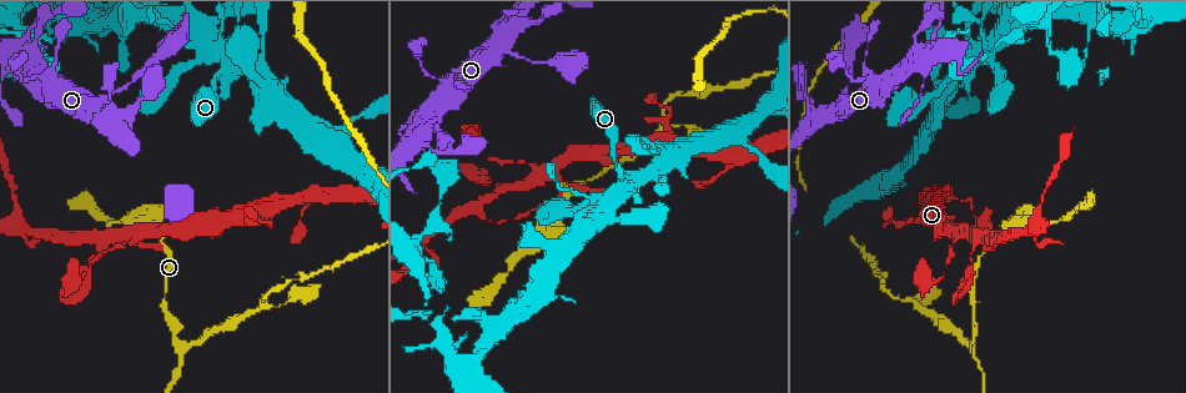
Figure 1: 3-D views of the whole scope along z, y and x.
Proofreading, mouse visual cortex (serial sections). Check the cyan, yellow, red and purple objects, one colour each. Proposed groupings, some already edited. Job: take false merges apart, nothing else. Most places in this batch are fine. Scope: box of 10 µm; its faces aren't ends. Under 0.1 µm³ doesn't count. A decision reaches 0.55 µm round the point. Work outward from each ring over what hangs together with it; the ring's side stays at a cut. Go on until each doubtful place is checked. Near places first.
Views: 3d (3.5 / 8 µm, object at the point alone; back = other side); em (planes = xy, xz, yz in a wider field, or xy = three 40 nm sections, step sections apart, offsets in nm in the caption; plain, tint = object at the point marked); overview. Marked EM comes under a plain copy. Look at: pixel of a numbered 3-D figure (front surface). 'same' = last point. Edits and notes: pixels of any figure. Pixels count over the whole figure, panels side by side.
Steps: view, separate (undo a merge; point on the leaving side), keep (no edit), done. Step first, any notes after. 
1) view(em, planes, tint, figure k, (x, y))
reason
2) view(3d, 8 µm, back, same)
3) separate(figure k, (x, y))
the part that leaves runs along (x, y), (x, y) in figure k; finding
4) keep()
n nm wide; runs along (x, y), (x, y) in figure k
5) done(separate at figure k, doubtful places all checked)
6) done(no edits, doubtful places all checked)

view(3d, 3.5 µm, figure 1, (974, 345))
three arms meet

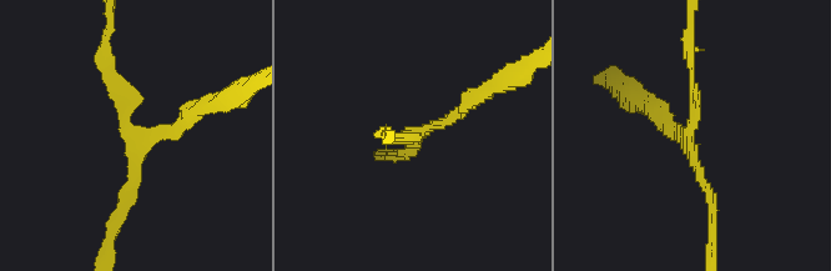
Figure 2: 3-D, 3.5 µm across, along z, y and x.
view(em, xy, step 1, tint, figure 2, (136, 135))
3 arms; arms of 100, 150, 150 nm; shape alone is not enough

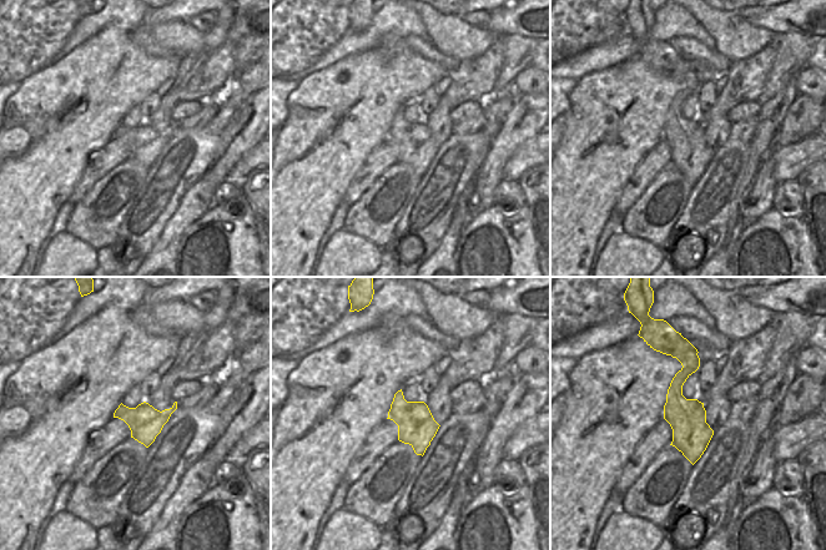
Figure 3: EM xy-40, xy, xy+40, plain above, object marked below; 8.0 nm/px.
keep()
300 nm wide; runs along (681, 352), (676, 407), (693, 459) in figure 3; all the same cell

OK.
view(3d, 3.5 µm, figure 1, (20, 223))

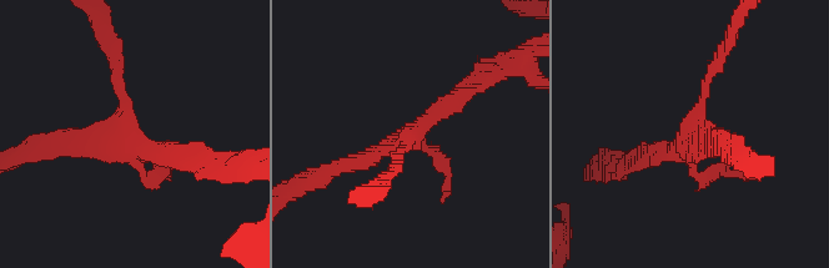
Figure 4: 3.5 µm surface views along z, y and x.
view(em, planes, tint, figure 4, (133, 140))

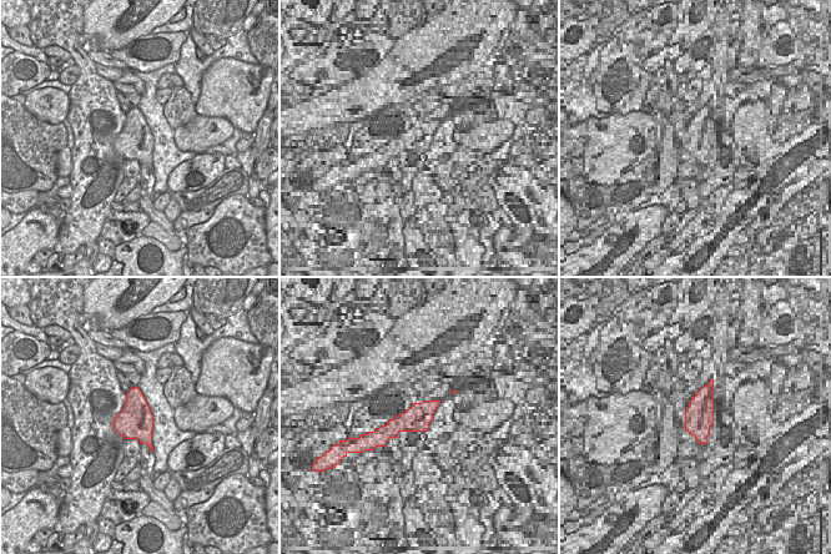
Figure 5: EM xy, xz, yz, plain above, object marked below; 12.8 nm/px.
keep()
runs along (197, 158), (129, 135), (117, 62) in figure 4; all the same cell

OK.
view(3d, 3.5 µm, figure 1, (917, 307))
sharp bend

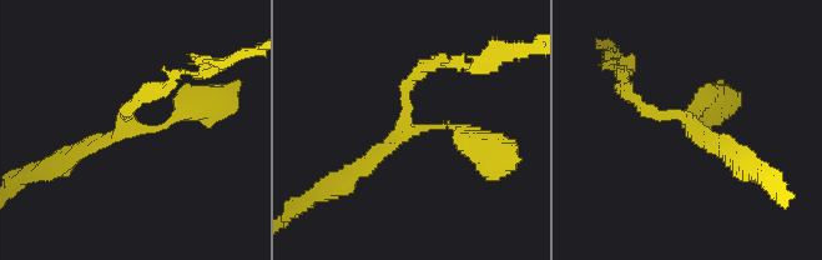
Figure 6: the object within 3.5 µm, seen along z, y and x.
keep()
3 arms; arms of 100, 150, 200 nm; runs along (66, 160), (127, 125), (159, 130), (200, 103) in figure 6; continuous, no second cell

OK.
done(no edits, doubtful places all checked)

